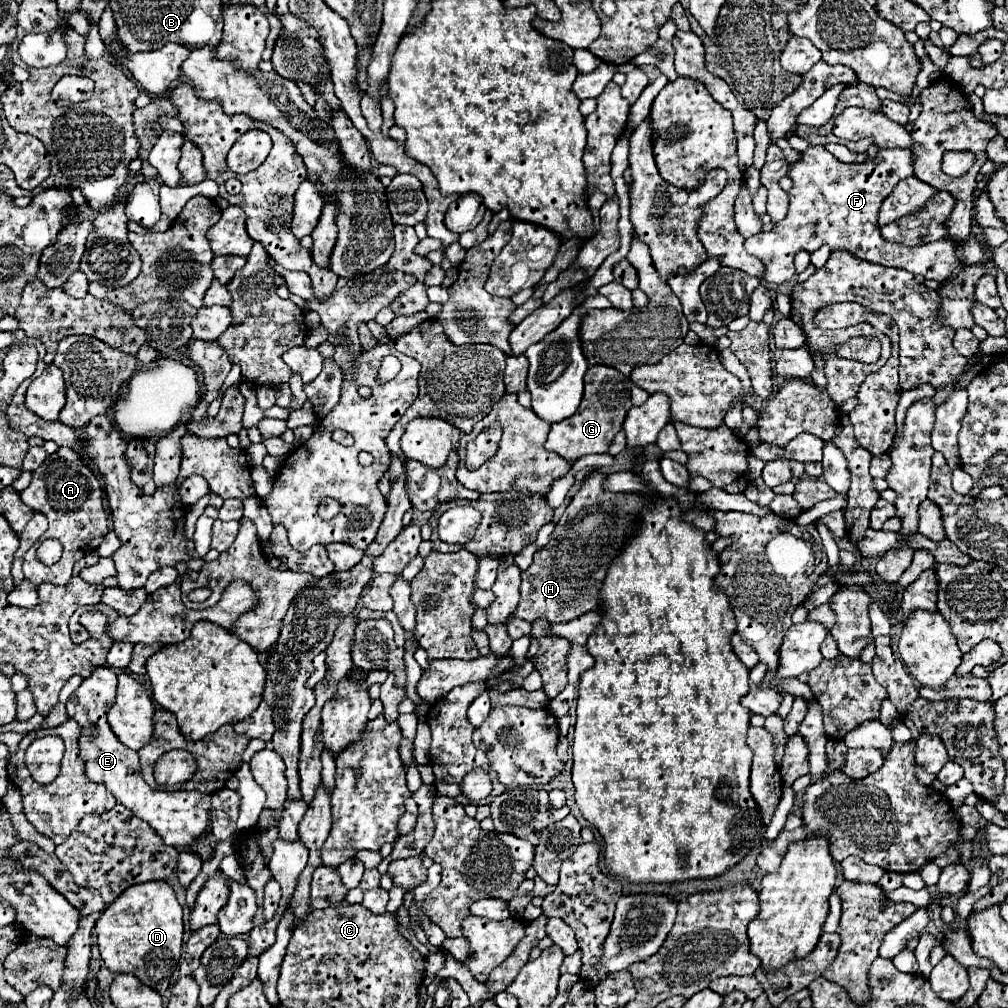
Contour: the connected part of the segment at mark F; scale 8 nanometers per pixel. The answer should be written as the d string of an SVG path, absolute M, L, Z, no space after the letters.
M808 147L802 153L802 161L798 161L790 167L788 177L792 179L794 185L788 191L790 205L788 205L786 217L780 223L776 223L772 231L768 231L768 233L762 231L762 233L746 239L746 243L744 243L746 251L750 255L756 255L758 259L762 259L762 263L766 263L764 281L772 281L772 283L778 283L778 285L788 281L792 277L794 255L798 251L814 253L824 243L830 247L830 251L848 251L850 255L854 255L858 259L864 259L868 263L906 269L914 275L922 275L924 279L936 279L940 283L948 277L948 273L952 273L956 269L956 263L960 263L962 257L966 257L966 265L982 263L986 259L986 247L976 237L968 237L962 245L954 245L950 239L940 239L940 241L920 245L920 247L906 247L906 245L898 245L898 243L890 243L890 241L882 239L878 219L876 219L878 209L882 205L882 199L898 185L898 181L902 181L906 177L912 177L910 149L878 149L876 157L868 159L864 163L842 163L832 153L828 153L824 147Z

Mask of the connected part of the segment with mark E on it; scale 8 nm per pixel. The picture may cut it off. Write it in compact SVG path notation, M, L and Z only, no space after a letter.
M102 667L94 671L82 685L70 695L66 703L68 717L76 719L82 725L80 737L80 755L86 761L86 775L94 783L104 783L108 791L116 797L118 803L128 807L134 815L148 821L150 827L164 839L164 843L172 847L186 847L194 839L200 839L208 827L210 813L210 797L200 791L160 791L148 787L148 783L140 775L138 753L124 747L108 727L106 715L116 695L116 673L110 667Z

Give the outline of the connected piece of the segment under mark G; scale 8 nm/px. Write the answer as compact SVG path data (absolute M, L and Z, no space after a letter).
M596 365L586 371L584 383L586 383L586 389L584 389L584 399L580 403L580 411L576 411L572 419L564 419L564 423L554 423L544 443L548 451L556 451L568 463L574 463L576 459L590 453L604 453L612 443L614 435L622 429L624 417L630 409L632 383L628 377L620 375L620 371L612 367Z

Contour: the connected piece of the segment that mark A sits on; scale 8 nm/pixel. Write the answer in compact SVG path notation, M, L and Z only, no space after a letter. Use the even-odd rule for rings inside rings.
M60 447L54 455L48 455L48 459L34 471L32 483L28 489L20 493L20 499L34 511L44 513L50 521L50 527L46 531L46 539L54 537L60 539L64 545L62 559L54 565L44 565L36 557L36 549L32 547L26 553L24 559L24 575L28 581L40 585L40 583L52 583L52 585L66 585L72 577L72 567L78 559L86 557L88 553L96 551L104 535L108 533L108 515L102 505L102 489L98 477L92 473L92 469L82 461L78 453L72 449ZM46 479L50 479L50 489Z

